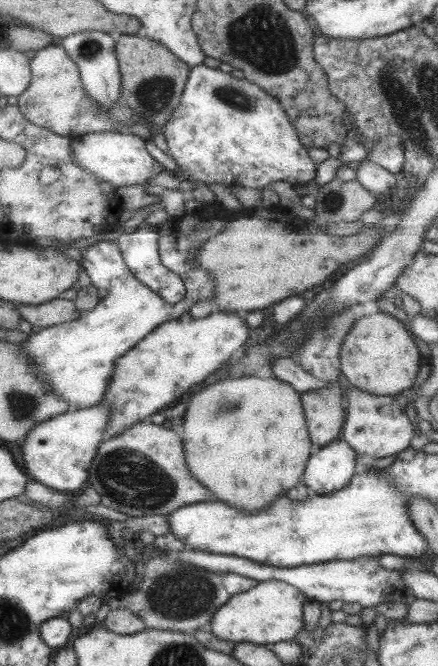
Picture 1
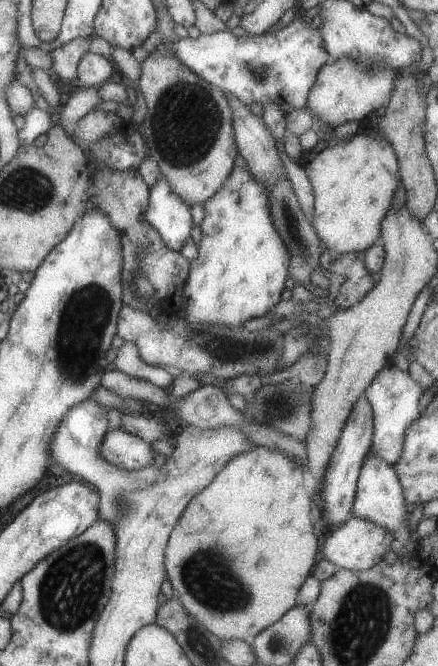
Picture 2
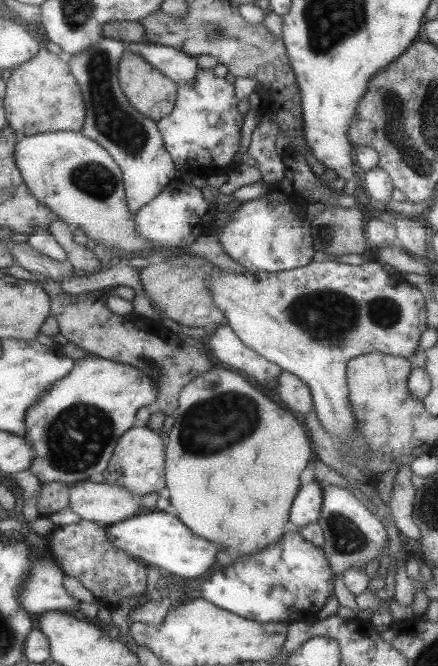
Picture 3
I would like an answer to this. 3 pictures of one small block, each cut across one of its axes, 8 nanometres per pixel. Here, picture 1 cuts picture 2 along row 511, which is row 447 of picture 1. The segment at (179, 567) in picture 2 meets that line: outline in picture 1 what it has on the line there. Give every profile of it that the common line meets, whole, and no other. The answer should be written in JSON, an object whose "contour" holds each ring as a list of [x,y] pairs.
{"contour":[[[242,376],[242,378],[228,378],[228,380],[220,380],[216,384],[206,384],[202,390],[192,391],[187,395],[188,410],[184,414],[184,434],[182,441],[184,441],[184,454],[186,455],[186,465],[192,473],[192,477],[198,479],[202,485],[210,489],[218,500],[224,500],[229,506],[234,506],[241,512],[248,512],[255,514],[264,508],[267,508],[280,495],[284,495],[290,488],[298,486],[302,482],[302,475],[306,472],[308,459],[310,455],[316,450],[312,441],[310,440],[308,427],[306,426],[306,415],[304,415],[304,405],[302,405],[302,397],[300,393],[292,387],[292,385],[282,382],[282,380],[275,378],[262,378],[254,376]]]}

